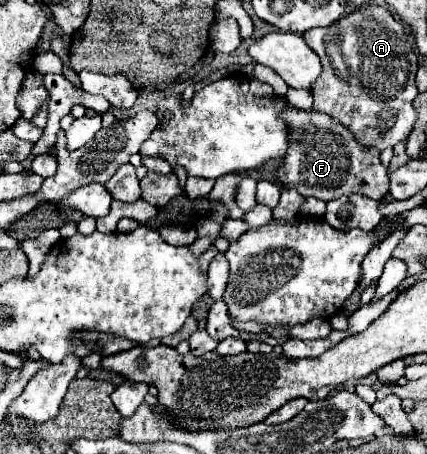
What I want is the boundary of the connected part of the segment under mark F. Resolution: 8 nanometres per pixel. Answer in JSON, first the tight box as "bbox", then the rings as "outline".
{"bbox":[278,106,390,202],"outline":[[[288,106],[284,118],[292,122],[292,132],[296,134],[288,136],[292,150],[286,156],[284,166],[278,170],[278,178],[284,182],[286,188],[296,188],[302,196],[314,196],[324,202],[352,192],[370,194],[376,200],[386,196],[390,182],[386,166],[382,166],[378,158],[378,150],[368,150],[360,146],[348,132],[348,128],[344,128],[328,114],[320,114],[314,110],[306,112]]]}

